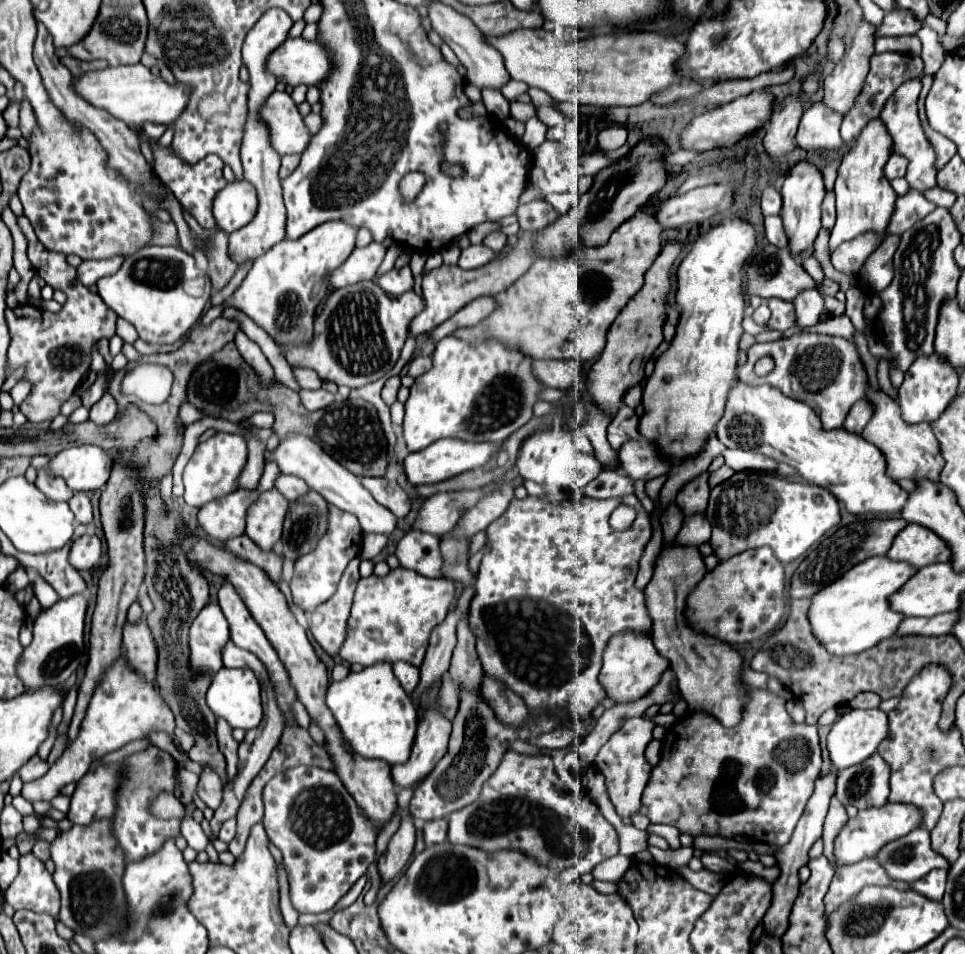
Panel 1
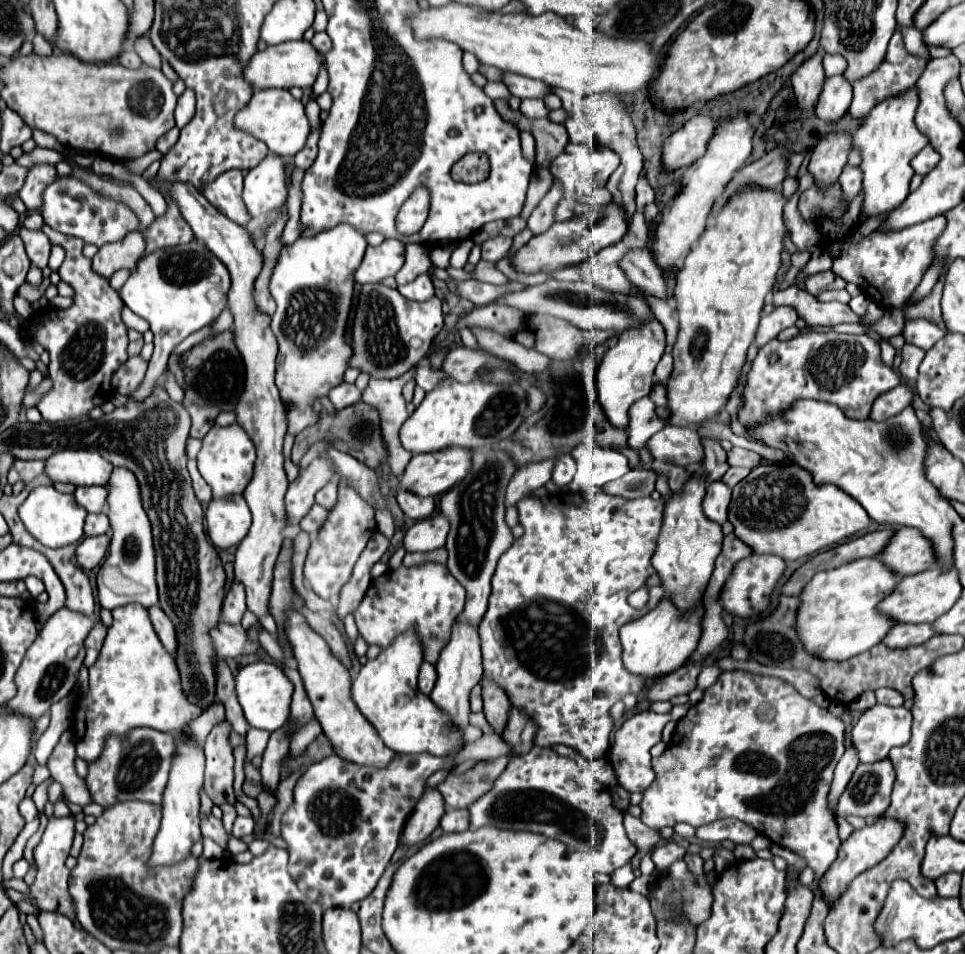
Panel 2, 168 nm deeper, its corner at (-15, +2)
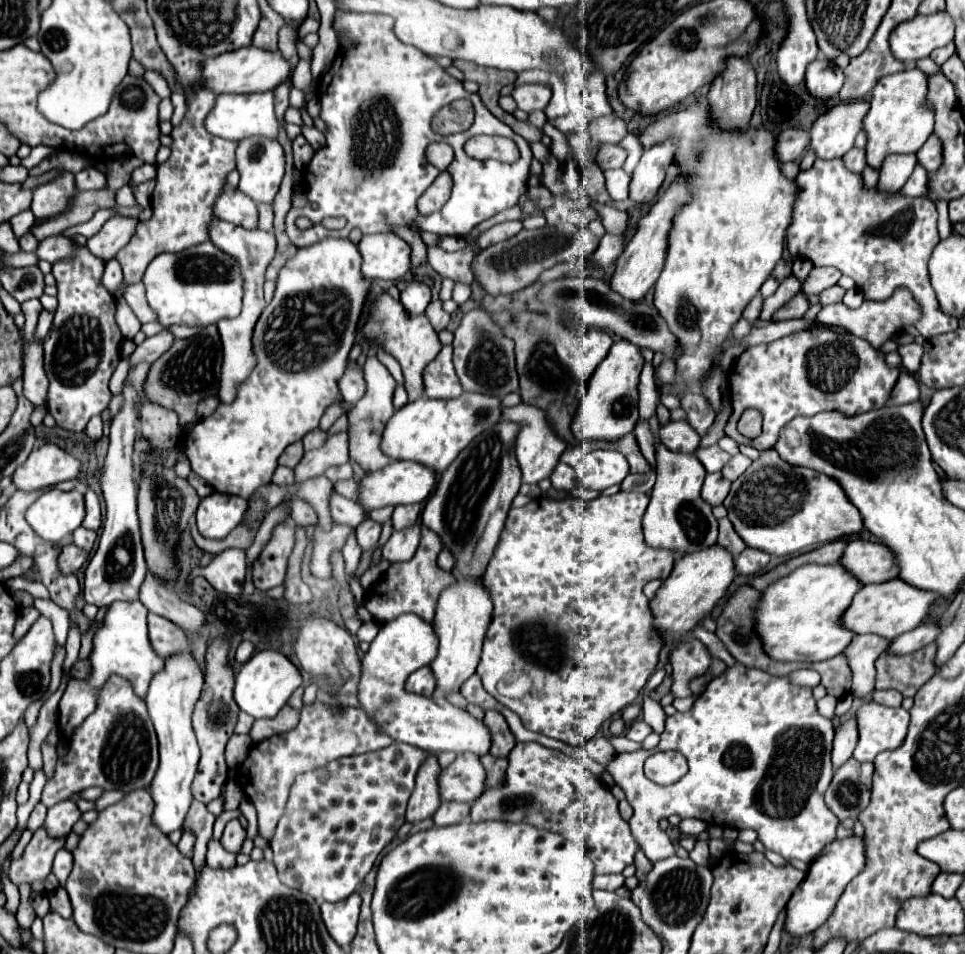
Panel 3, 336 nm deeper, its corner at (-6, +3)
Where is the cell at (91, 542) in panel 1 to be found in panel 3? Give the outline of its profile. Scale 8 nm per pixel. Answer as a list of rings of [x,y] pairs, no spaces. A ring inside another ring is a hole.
[[[67,544],[67,546],[63,546],[63,552],[59,554],[59,568],[67,574],[77,572],[87,562],[87,558],[89,558],[87,550],[83,550],[75,544]]]

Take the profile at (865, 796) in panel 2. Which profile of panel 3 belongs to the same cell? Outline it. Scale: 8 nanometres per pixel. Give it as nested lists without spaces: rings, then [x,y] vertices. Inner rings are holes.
[[[847,760],[833,776],[829,790],[825,792],[825,804],[839,818],[857,818],[871,800],[871,776],[875,766],[871,762]]]

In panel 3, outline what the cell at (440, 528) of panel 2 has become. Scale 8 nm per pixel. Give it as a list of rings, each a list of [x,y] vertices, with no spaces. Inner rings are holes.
[[[421,524],[403,528],[403,530],[395,530],[391,534],[391,538],[387,540],[387,544],[383,546],[383,558],[387,558],[389,562],[411,560],[411,556],[417,552],[417,546],[421,540],[421,530],[423,530]]]

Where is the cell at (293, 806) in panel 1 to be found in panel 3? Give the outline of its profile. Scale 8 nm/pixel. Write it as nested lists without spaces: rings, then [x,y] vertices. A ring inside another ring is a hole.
[[[393,742],[391,746],[359,756],[333,760],[331,764],[305,772],[291,786],[287,808],[271,838],[273,862],[279,880],[289,888],[313,896],[321,902],[339,902],[351,896],[373,868],[379,852],[393,840],[405,822],[405,806],[415,788],[415,776],[423,760],[431,754],[411,744]]]

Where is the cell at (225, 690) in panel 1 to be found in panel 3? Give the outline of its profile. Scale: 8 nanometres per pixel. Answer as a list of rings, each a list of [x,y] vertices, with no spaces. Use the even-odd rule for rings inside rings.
[[[263,650],[257,656],[249,658],[237,672],[233,696],[239,710],[253,716],[255,720],[273,718],[287,704],[289,696],[293,694],[293,690],[299,688],[299,684],[301,684],[299,670],[283,654],[275,650]]]

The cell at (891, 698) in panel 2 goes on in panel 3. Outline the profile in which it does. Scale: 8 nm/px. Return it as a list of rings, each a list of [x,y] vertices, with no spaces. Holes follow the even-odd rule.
[[[875,690],[871,698],[883,706],[901,706],[901,700],[903,700],[903,696],[895,690]]]

